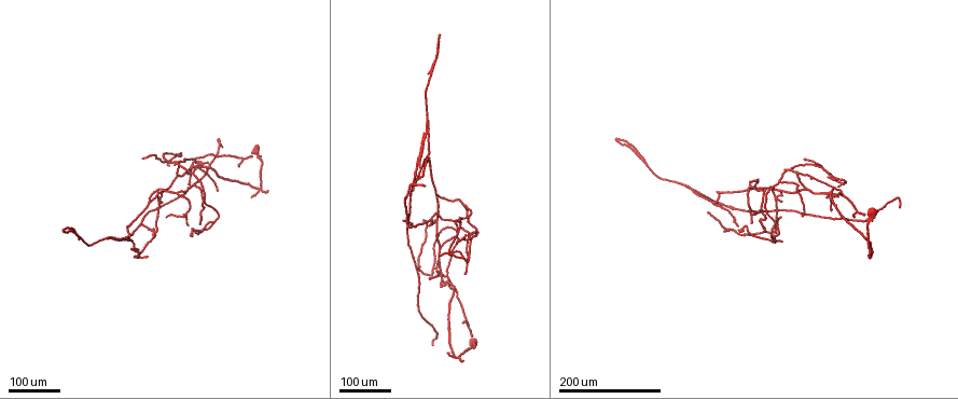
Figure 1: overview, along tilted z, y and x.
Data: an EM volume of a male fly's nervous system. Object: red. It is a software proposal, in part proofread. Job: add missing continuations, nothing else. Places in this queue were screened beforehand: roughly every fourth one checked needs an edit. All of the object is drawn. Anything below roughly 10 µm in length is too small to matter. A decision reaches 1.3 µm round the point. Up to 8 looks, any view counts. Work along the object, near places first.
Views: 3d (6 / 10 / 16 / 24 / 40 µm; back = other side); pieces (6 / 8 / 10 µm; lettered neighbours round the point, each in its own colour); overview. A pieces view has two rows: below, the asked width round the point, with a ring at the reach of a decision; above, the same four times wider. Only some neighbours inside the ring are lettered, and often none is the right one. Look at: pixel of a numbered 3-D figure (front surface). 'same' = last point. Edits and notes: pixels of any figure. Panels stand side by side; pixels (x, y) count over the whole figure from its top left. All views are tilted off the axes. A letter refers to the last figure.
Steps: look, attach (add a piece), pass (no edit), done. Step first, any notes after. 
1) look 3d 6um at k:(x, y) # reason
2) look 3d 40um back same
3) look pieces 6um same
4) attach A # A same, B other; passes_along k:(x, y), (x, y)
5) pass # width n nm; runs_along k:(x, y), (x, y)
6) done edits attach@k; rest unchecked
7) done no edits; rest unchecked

look 3d 40um at 1:(428, 73) # an open end

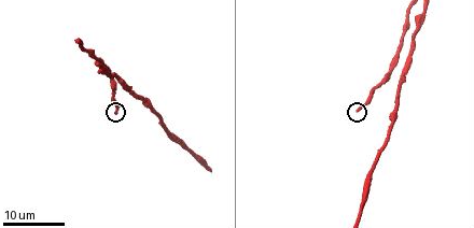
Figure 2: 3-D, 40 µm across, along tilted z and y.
look pieces 8um at 2:(358, 110) # see the neighbours

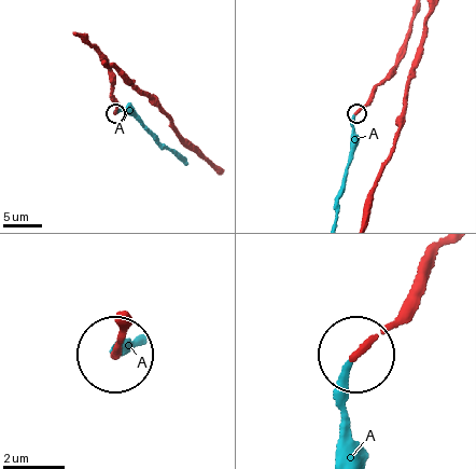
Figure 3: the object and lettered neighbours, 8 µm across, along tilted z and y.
attach A # A same; passes_along 3:(374, 93), (352, 120), (352, 138), (337, 196), (336, 216); the neuron continues

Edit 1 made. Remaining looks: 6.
look 3d 40um at 1:(684, 185) # end of a long branch

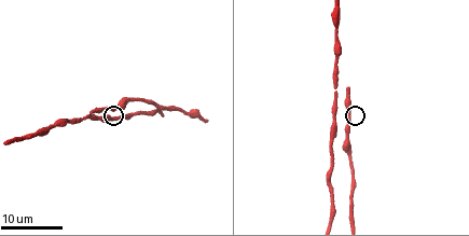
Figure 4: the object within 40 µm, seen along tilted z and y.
look pieces 10um at 4:(349, 86) # what lies round it

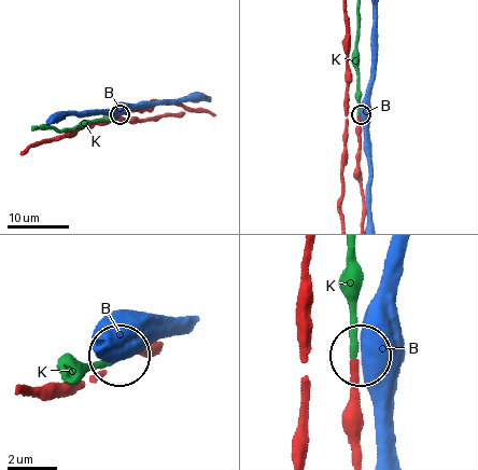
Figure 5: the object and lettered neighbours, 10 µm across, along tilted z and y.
attach K # B other, K same; the neuron continues

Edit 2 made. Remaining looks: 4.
look overview

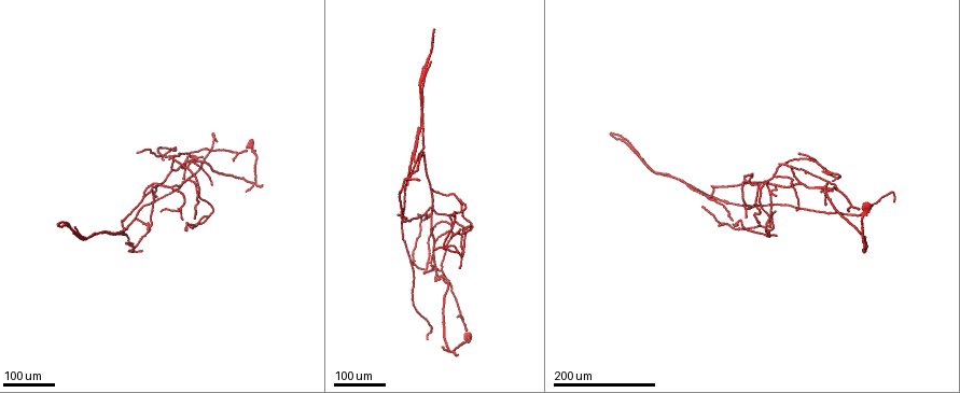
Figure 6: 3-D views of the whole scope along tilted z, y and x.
look 3d 40um at 6:(456, 317)

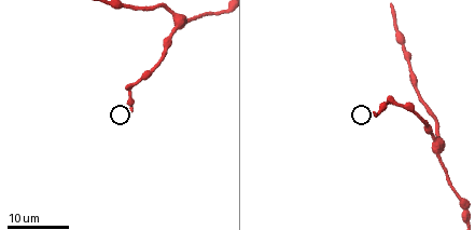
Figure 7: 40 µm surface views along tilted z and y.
look 3d 6um at 7:(128, 111) # zoom in

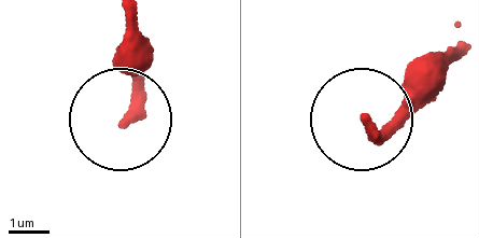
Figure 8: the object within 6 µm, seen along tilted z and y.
look pieces 6um at 8:(367, 118)

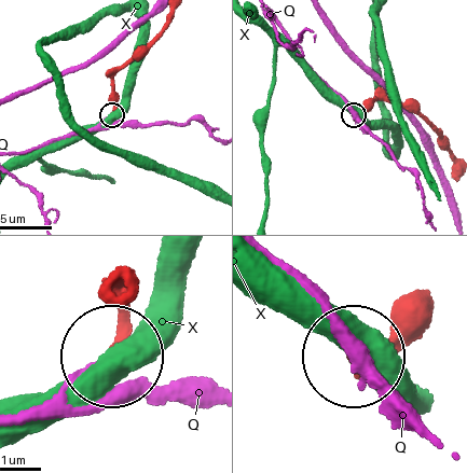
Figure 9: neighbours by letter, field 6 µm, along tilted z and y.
pass # Q other, X other; no lettered piece goes on from it

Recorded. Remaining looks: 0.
done edits attach@3, attach@5; rest unchecked

